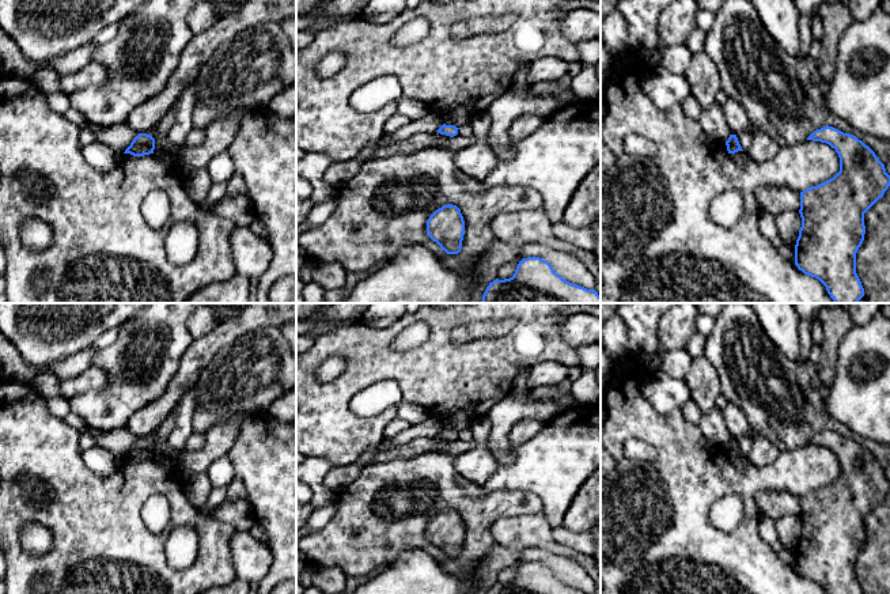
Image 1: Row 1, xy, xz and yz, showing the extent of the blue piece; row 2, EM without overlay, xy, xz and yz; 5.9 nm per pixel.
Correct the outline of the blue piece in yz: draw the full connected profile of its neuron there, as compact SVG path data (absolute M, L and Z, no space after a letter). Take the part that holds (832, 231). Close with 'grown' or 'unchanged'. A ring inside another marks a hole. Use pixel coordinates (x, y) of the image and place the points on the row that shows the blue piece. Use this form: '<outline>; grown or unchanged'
M833 126L813 132L807 140L829 144L840 158L840 171L830 179L800 192L802 227L795 245L795 265L818 279L836 303L857 303L864 288L856 273L856 253L864 241L864 213L883 197L890 175L875 152L856 136Z; unchanged

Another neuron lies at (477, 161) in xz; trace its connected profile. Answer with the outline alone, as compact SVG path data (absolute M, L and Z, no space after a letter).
M488 111L474 113L473 120L474 143L454 152L454 163L459 171L474 184L482 182L496 167L497 158L488 144L492 118Z

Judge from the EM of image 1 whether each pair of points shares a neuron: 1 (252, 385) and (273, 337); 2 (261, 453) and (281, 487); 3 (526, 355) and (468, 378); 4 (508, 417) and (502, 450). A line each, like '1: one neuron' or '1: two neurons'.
1: one neuron
2: one neuron
3: one neuron
4: one neuron

